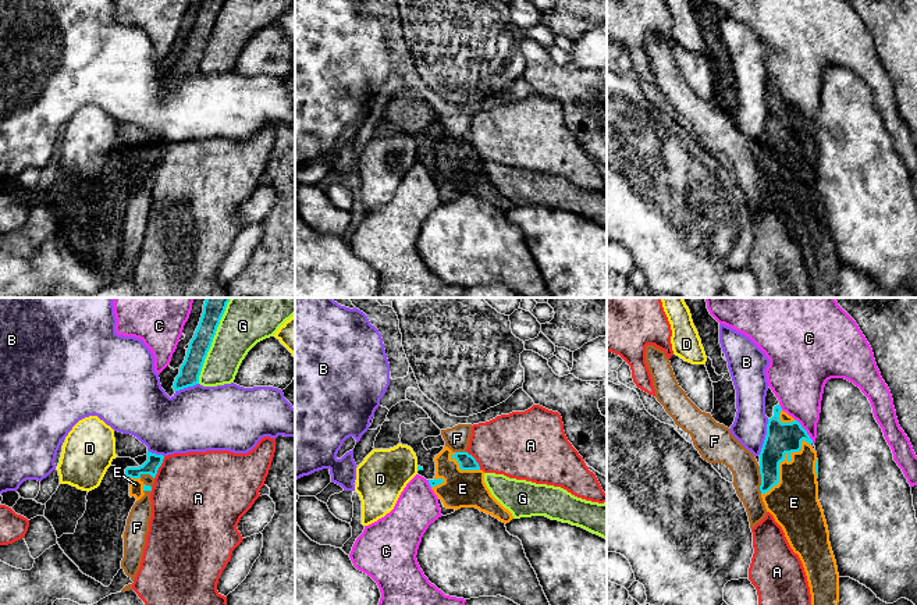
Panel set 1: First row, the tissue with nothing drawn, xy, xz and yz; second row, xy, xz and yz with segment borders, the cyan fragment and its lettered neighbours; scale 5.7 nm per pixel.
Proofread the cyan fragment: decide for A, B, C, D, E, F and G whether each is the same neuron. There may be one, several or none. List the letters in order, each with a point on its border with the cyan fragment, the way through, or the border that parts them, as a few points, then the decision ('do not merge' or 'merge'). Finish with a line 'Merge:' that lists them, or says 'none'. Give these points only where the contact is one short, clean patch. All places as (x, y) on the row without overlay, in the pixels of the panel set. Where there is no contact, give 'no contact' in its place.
A: contact xy (159, 155); border xy (164, 145), (153, 166); do not merge
B: contact yz (766, 125); do not merge
C: contact yz (806, 120); do not merge
D: contact xz (418, 157); border xz (416, 155), (418, 159); do not merge
E: contact yz (779, 150); merge
F: contact yz (761, 168); do not merge
G: contact xy (209, 36); do not merge
Merge: E

